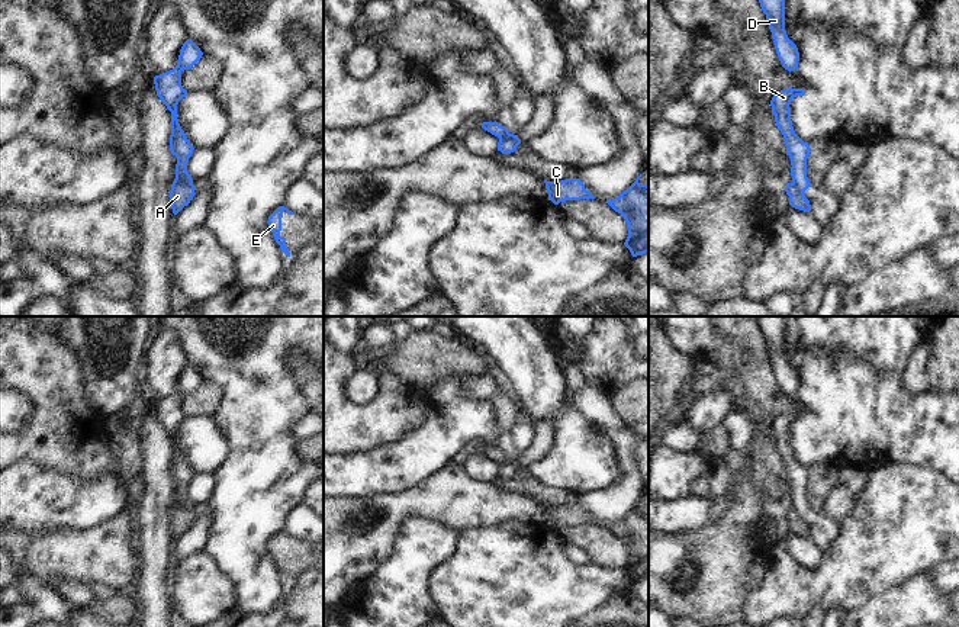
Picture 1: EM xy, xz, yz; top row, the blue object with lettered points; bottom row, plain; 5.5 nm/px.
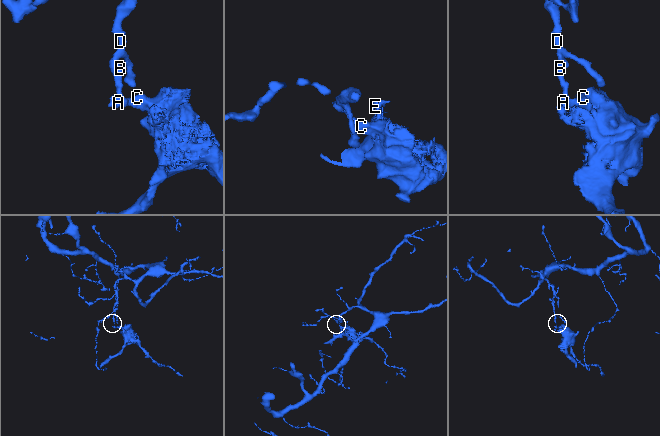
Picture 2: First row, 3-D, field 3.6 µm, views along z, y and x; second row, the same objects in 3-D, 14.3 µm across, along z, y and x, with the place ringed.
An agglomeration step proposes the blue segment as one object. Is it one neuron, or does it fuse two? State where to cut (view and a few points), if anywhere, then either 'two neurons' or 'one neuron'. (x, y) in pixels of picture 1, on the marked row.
cut in xz along (499, 138), (514, 137), (520, 142); two neurons

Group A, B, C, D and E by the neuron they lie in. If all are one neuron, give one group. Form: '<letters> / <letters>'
A C E / B D

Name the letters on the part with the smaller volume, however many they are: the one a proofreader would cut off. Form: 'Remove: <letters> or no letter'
Remove: A, C, E.

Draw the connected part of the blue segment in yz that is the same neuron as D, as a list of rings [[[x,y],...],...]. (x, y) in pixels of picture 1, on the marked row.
[[[759,0],[782,67],[788,71],[798,70],[799,52],[785,30],[785,0]]]

